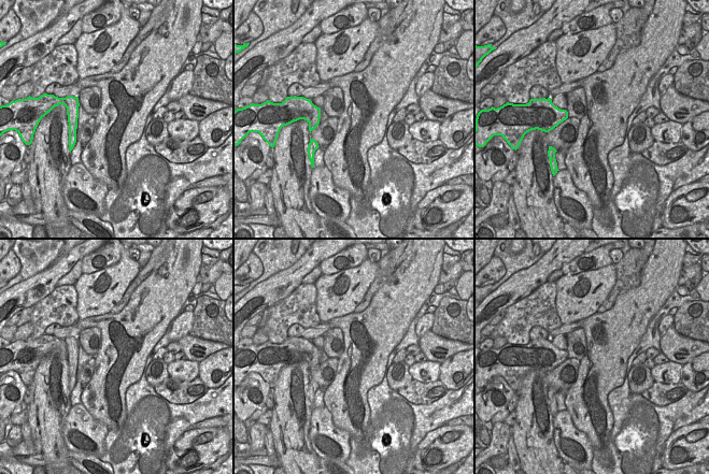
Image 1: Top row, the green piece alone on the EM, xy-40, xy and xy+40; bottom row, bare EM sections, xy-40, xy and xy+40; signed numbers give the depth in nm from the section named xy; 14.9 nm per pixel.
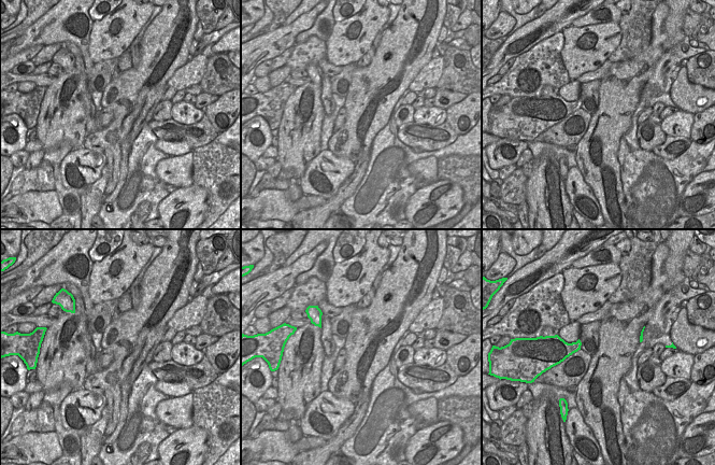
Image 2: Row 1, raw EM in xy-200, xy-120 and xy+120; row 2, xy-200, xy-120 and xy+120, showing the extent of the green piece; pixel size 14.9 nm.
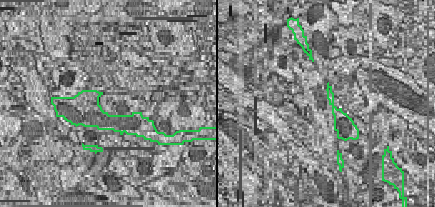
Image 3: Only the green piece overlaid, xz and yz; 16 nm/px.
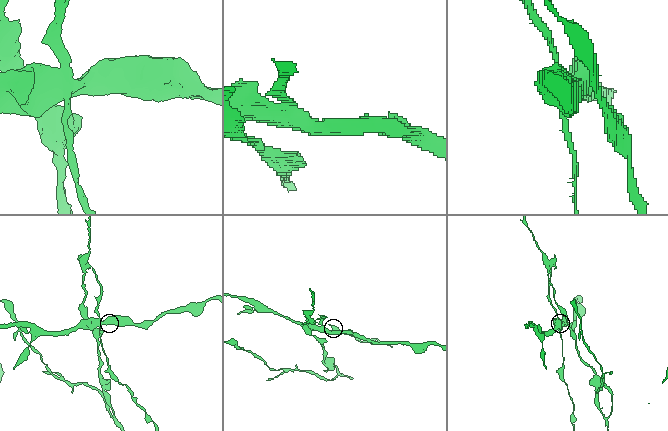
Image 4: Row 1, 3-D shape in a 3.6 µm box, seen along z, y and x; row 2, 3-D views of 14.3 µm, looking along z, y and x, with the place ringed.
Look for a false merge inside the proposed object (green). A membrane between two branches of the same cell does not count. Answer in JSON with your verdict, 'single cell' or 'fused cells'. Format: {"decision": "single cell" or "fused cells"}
{"decision": "fused cells"}

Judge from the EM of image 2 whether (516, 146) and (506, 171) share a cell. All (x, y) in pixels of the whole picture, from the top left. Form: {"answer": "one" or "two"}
{"answer": "two"}

